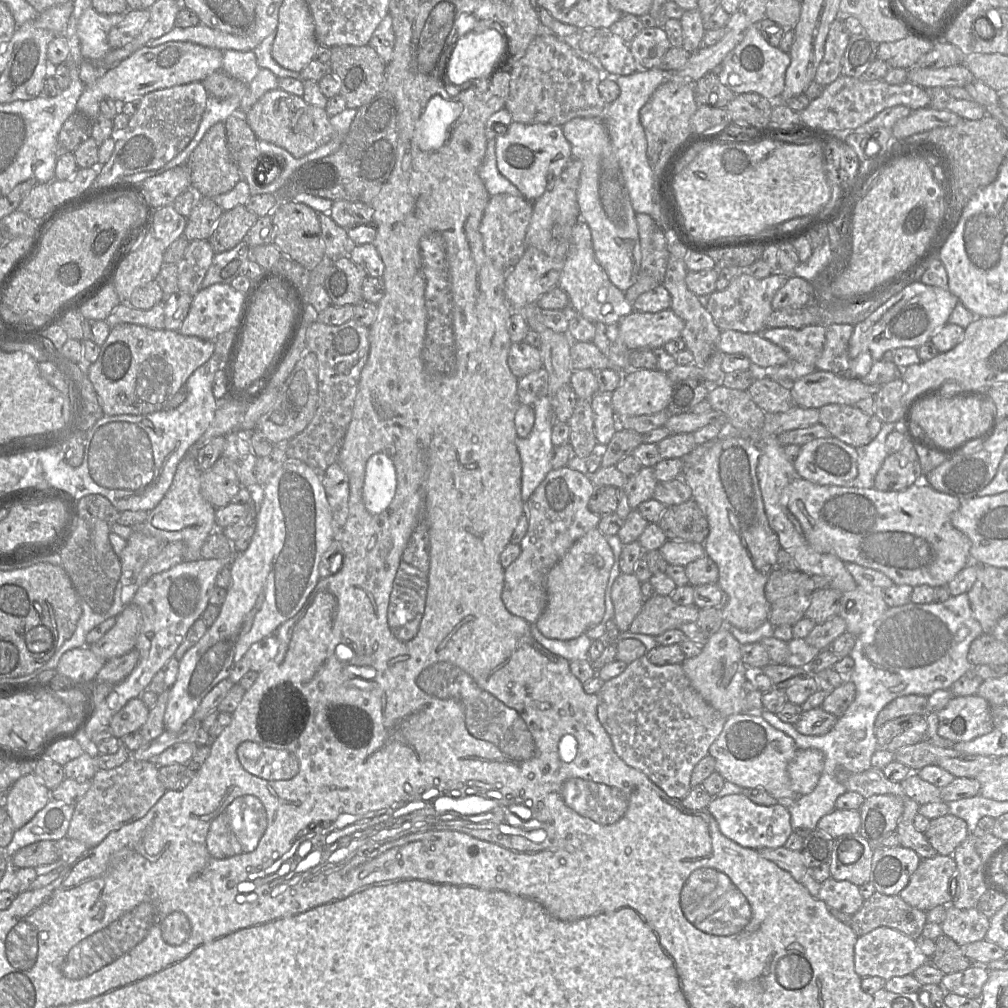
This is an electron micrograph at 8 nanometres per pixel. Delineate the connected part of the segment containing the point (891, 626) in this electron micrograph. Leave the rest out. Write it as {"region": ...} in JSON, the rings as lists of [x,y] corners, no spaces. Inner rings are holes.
{"region":[[[963,593],[963,594],[956,595],[956,596],[951,596],[948,600],[946,600],[944,602],[932,602],[932,603],[927,603],[927,604],[917,604],[917,603],[909,602],[909,603],[902,605],[902,606],[888,607],[887,610],[884,612],[884,614],[876,622],[874,622],[873,624],[868,626],[862,633],[855,636],[855,645],[849,654],[849,657],[851,657],[854,661],[854,668],[853,668],[853,671],[851,672],[851,674],[849,675],[849,677],[846,679],[851,680],[855,684],[856,696],[855,696],[855,699],[852,702],[852,704],[849,706],[849,708],[840,717],[838,717],[838,720],[837,720],[835,726],[833,727],[833,729],[829,733],[822,735],[822,736],[803,735],[803,734],[799,733],[792,724],[785,723],[785,722],[781,721],[775,714],[769,712],[769,711],[766,711],[764,709],[759,712],[758,715],[761,718],[763,718],[767,723],[769,723],[772,727],[774,727],[775,729],[783,732],[784,734],[786,734],[787,736],[792,738],[795,741],[795,744],[798,749],[800,749],[800,750],[817,749],[819,751],[821,751],[824,756],[823,771],[821,773],[819,781],[817,782],[817,785],[812,790],[812,792],[810,792],[809,794],[806,794],[804,796],[798,796],[794,800],[788,802],[788,810],[789,810],[789,813],[791,816],[792,833],[796,833],[796,834],[799,834],[802,837],[804,837],[805,832],[811,831],[811,830],[816,830],[816,827],[817,827],[819,820],[823,816],[827,815],[828,813],[830,813],[831,811],[833,811],[835,809],[835,802],[836,802],[837,798],[847,791],[845,789],[845,787],[842,784],[840,784],[835,778],[835,771],[838,767],[844,767],[845,769],[847,769],[853,773],[862,772],[862,771],[865,771],[865,770],[872,767],[871,766],[871,758],[872,758],[873,754],[879,749],[877,739],[875,736],[875,731],[876,731],[875,720],[876,720],[876,717],[879,714],[879,712],[887,704],[889,704],[892,700],[899,698],[899,697],[902,697],[902,696],[915,694],[915,695],[923,695],[923,696],[928,697],[929,695],[933,694],[937,690],[944,690],[944,689],[950,690],[950,688],[954,682],[956,682],[962,676],[966,675],[972,669],[973,666],[970,663],[970,661],[968,660],[968,651],[969,651],[970,645],[973,642],[973,640],[975,640],[976,638],[978,638],[982,634],[984,634],[984,631],[981,627],[981,624],[977,621],[977,619],[975,618],[975,616],[972,612],[967,593]],[[857,730],[864,730],[866,732],[866,736],[865,736],[865,738],[863,738],[860,741],[853,741],[852,735]]]}

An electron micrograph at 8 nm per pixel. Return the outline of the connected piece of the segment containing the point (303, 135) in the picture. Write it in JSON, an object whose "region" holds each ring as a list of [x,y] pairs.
{"region":[[[276,88],[264,93],[246,112],[245,120],[257,139],[286,149],[294,157],[303,157],[335,137],[331,117],[325,109],[310,105],[300,96]]]}

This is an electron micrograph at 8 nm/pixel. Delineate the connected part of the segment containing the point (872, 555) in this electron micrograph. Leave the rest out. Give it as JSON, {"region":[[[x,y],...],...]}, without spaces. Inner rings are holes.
{"region":[[[802,477],[788,485],[787,508],[800,523],[808,544],[819,553],[832,554],[844,563],[855,563],[877,570],[894,584],[946,586],[969,562],[970,539],[951,523],[951,516],[962,504],[959,498],[939,492],[923,480],[898,491],[874,488],[818,485]]]}

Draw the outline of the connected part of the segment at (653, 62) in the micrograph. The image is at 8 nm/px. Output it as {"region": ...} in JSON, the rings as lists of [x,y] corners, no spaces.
{"region":[[[662,26],[644,27],[628,45],[640,69],[657,68],[671,47]]]}

